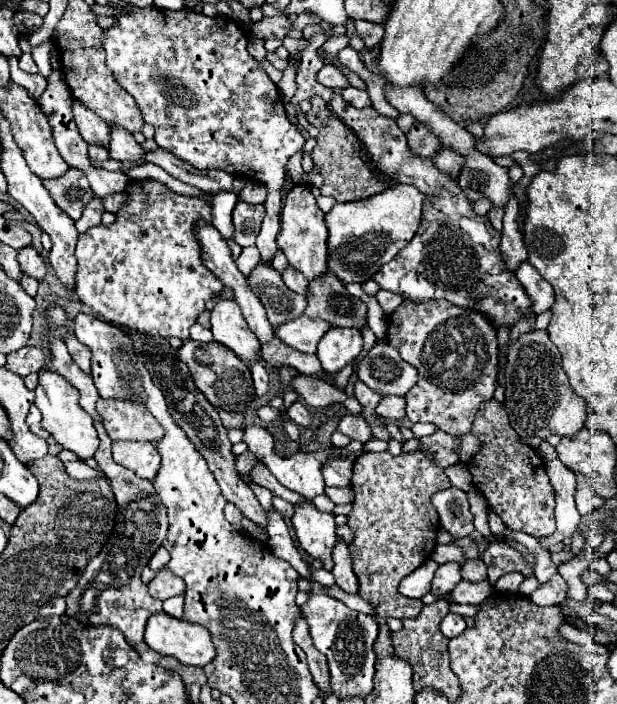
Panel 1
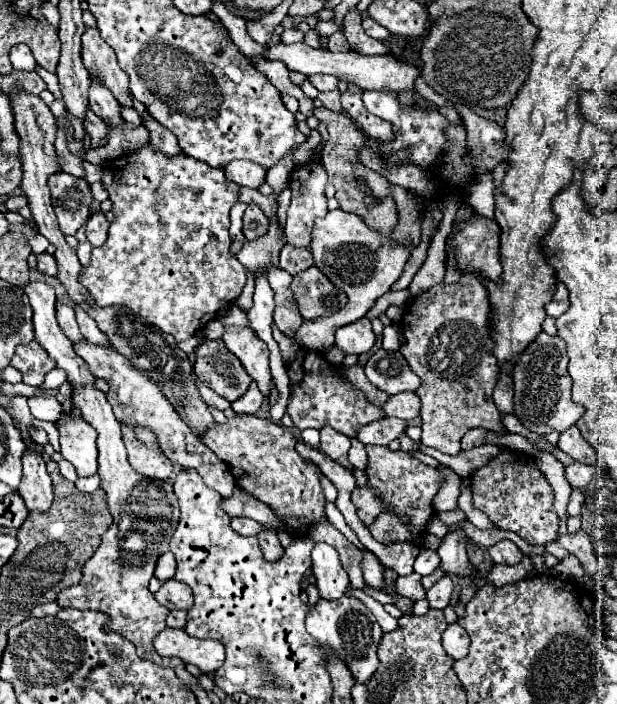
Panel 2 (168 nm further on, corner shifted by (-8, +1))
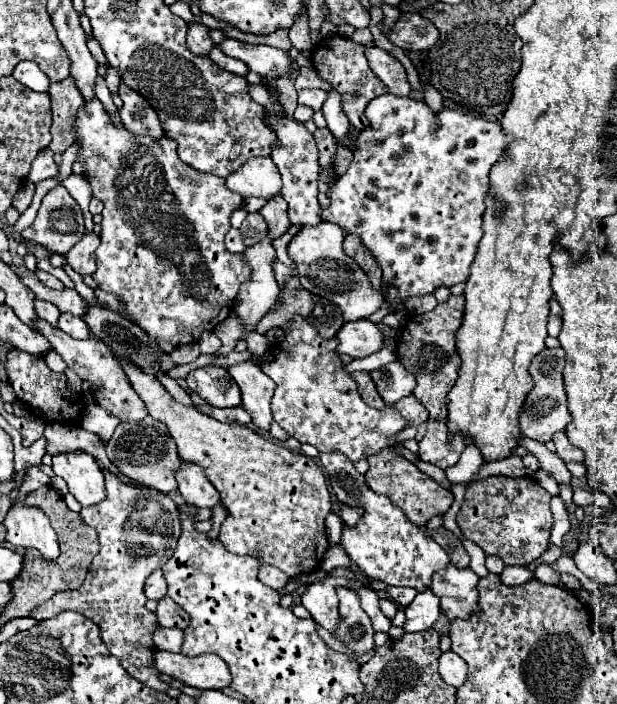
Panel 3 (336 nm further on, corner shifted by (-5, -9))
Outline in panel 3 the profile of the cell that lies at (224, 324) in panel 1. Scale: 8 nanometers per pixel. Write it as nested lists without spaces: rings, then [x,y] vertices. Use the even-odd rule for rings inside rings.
[[[255,360],[229,366],[229,374],[241,388],[243,408],[253,416],[253,422],[259,428],[269,430],[273,422],[273,414],[271,414],[271,396],[275,390],[273,380],[261,370],[261,366]]]

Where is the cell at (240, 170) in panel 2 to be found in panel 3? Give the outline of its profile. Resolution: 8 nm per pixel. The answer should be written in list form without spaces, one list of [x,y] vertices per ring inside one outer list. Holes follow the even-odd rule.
[[[271,158],[247,160],[233,176],[227,176],[227,188],[241,198],[265,198],[273,200],[281,194],[281,174]]]

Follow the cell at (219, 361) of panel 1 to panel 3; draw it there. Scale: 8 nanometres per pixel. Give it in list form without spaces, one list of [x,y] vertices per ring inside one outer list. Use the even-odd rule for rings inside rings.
[[[207,364],[203,368],[191,370],[185,380],[187,386],[193,392],[197,392],[203,400],[207,400],[211,406],[227,408],[241,404],[241,392],[237,388],[237,382],[221,366]]]

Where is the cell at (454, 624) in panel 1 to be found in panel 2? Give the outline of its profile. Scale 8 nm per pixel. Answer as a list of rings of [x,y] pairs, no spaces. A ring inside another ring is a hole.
[[[458,622],[450,624],[450,626],[446,628],[446,632],[442,634],[442,646],[444,646],[446,654],[448,654],[452,660],[466,658],[466,656],[468,656],[468,646],[470,646],[470,640],[468,640],[466,630],[460,628]]]

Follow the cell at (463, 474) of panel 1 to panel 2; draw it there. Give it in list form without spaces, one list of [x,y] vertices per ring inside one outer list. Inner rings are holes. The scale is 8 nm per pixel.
[[[464,274],[456,284],[436,284],[422,292],[404,312],[402,332],[406,344],[400,352],[422,380],[416,390],[422,400],[420,444],[456,456],[460,440],[470,428],[480,426],[500,432],[500,414],[492,402],[498,368],[490,354],[490,304],[482,282]]]

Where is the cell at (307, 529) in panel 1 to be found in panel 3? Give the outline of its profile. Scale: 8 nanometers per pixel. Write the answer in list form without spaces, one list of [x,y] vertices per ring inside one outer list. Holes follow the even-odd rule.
[[[325,576],[323,580],[317,580],[307,586],[307,590],[301,594],[301,604],[311,612],[311,618],[319,622],[329,632],[335,630],[339,620],[339,598],[335,592],[335,582],[331,576]]]

